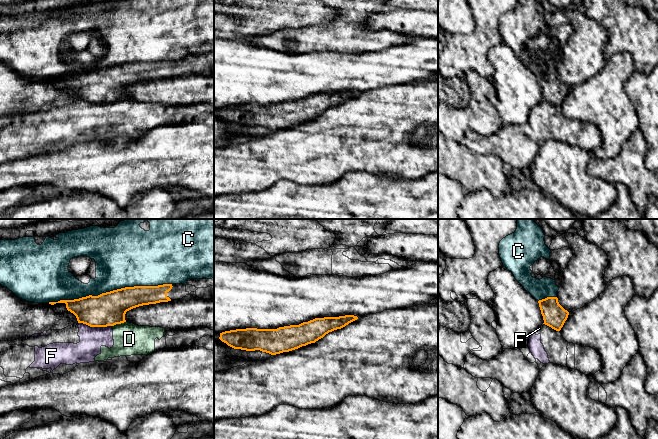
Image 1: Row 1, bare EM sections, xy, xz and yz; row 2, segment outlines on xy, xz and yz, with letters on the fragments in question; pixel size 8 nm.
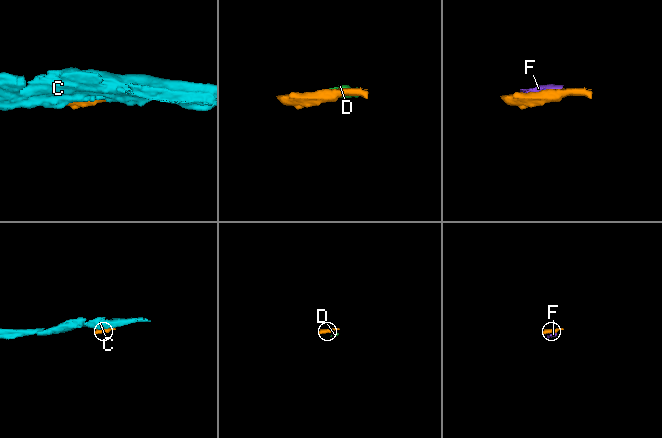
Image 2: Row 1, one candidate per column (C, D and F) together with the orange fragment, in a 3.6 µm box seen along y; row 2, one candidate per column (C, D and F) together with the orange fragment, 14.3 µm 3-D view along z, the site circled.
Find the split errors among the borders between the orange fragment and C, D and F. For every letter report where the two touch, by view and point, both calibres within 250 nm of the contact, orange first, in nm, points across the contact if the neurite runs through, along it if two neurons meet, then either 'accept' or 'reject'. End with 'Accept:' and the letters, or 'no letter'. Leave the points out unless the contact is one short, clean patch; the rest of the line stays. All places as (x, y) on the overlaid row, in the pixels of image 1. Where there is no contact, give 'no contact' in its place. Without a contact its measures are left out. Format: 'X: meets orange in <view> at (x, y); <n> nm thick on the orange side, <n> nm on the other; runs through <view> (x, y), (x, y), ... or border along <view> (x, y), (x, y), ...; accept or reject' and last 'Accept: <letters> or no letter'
C: meets orange in xy at (110, 291); 280 nm thick on the orange side, 400 nm on the other; reject
D: meets orange in xy at (118, 323); 280 nm thick on the orange side, 260 nm on the other; border along xy (125, 321), (111, 326); reject
F: meets orange in xy at (94, 326); 280 nm thick on the orange side, 190 nm on the other; reject
Accept: no letter

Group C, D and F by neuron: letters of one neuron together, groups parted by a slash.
C / D F

